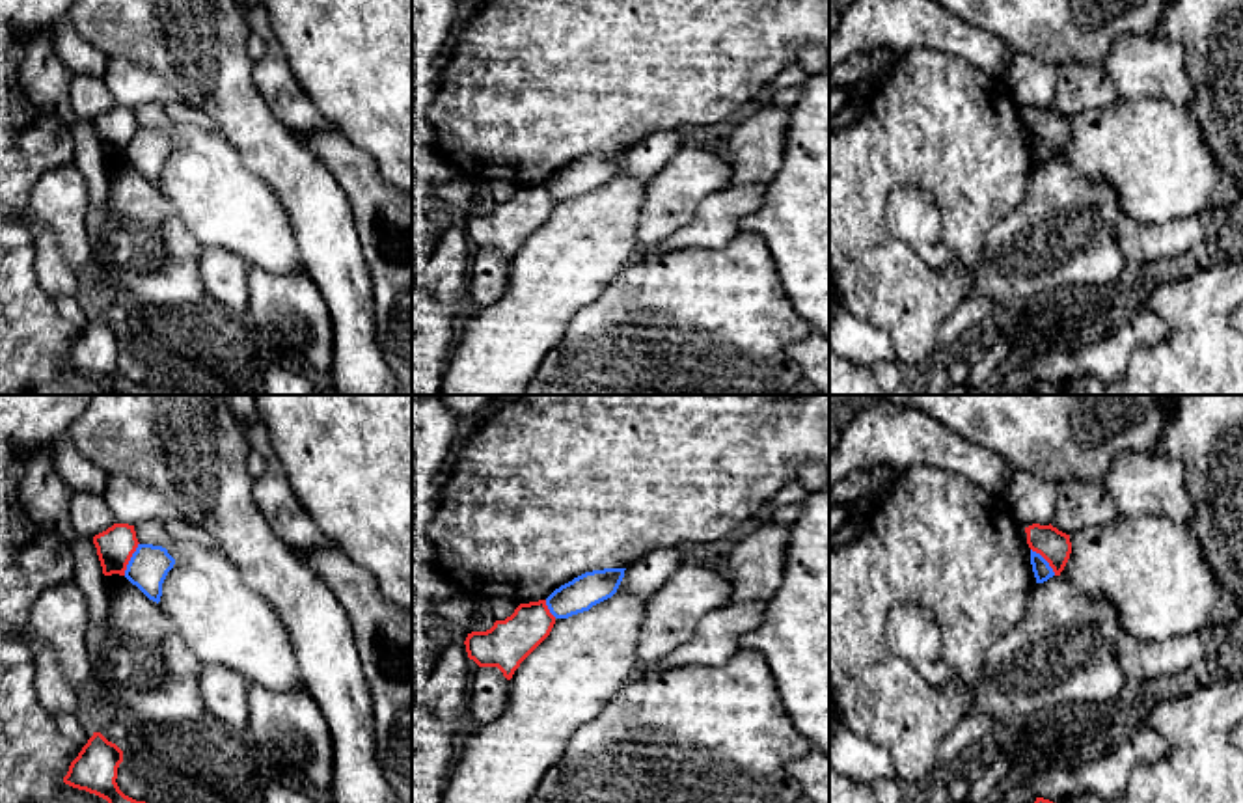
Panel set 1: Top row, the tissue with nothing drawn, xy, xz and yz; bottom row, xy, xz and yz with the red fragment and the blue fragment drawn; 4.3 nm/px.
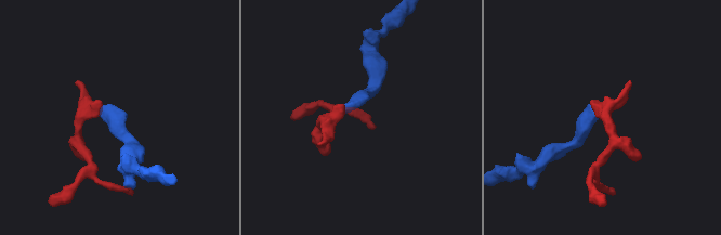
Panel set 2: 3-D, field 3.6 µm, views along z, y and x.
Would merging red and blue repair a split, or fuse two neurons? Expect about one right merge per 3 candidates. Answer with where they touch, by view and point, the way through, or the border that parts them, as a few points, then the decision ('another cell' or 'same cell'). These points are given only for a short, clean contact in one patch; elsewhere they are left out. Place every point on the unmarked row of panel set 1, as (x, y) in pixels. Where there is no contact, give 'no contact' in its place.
meets red in xy at (129, 142); border along xy (138, 125), (123, 157); another cell

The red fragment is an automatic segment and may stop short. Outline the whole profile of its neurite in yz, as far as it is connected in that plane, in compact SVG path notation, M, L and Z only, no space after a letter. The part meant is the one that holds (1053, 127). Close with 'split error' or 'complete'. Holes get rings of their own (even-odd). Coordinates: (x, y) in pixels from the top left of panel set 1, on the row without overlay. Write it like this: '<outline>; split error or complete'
M1032 106L1025 110L1025 116L1029 130L1049 145L1055 158L1060 158L1072 136L1070 117L1059 114L1051 106Z; complete

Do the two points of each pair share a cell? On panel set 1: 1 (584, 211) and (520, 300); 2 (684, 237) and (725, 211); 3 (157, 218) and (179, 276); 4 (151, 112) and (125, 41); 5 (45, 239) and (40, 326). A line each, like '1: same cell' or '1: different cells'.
1: same cell
2: same cell
3: same cell
4: different cells
5: different cells

